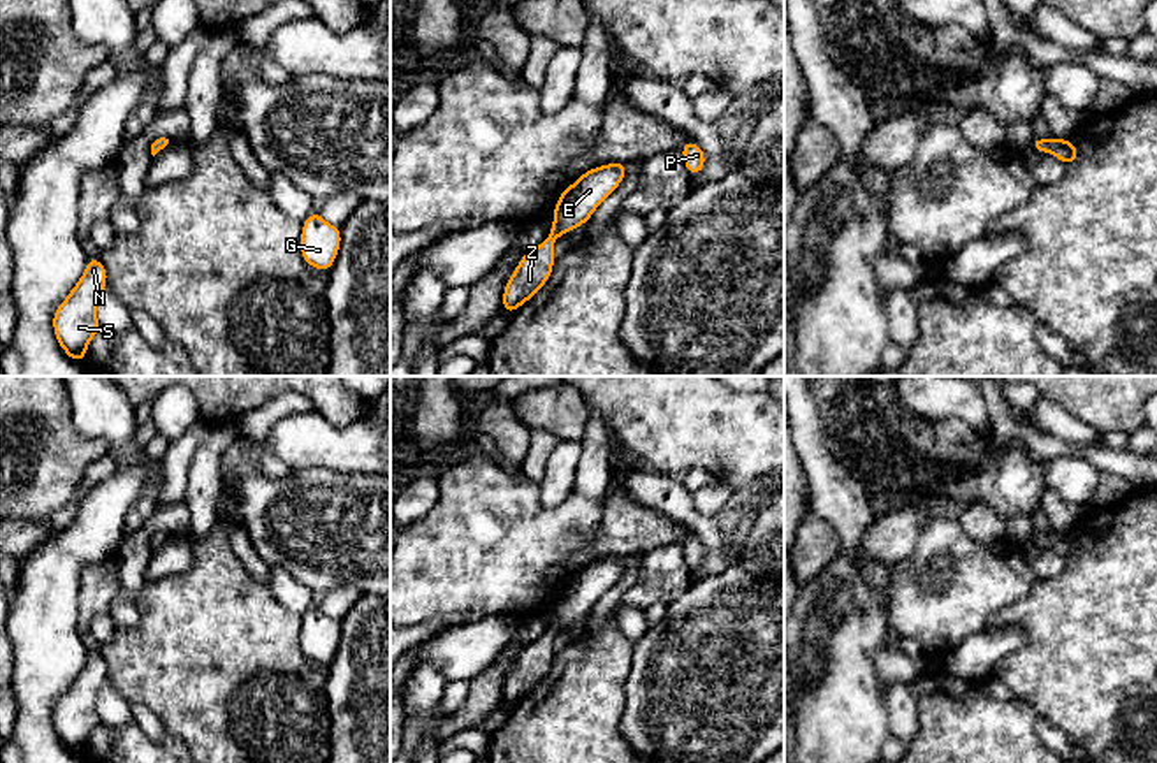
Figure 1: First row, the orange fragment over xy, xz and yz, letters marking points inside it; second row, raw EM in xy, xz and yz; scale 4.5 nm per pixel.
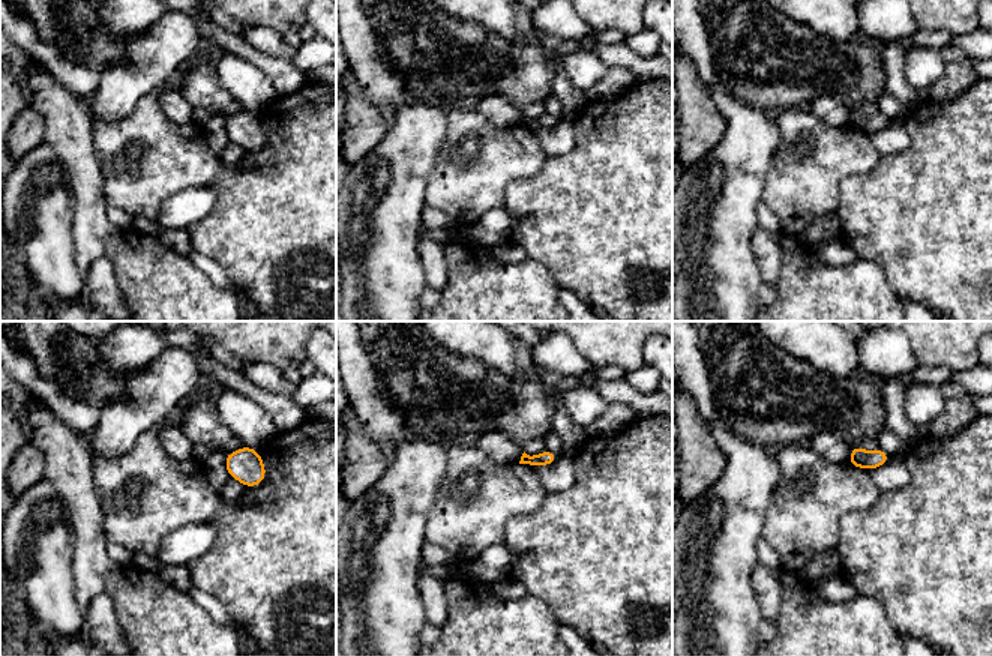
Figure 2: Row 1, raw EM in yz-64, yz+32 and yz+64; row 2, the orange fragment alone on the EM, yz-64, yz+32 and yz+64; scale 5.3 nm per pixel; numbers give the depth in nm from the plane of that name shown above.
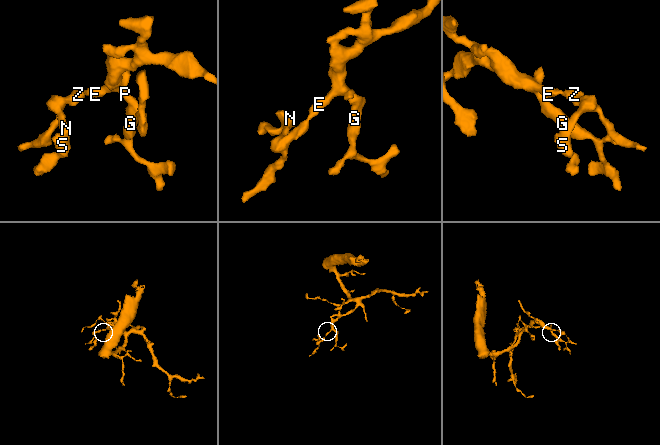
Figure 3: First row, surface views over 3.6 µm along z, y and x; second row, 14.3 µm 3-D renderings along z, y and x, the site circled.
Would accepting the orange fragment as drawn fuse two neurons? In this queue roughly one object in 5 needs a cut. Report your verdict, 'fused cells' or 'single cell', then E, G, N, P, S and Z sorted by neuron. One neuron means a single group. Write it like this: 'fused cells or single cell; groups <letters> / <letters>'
single cell; groups E G N P S Z

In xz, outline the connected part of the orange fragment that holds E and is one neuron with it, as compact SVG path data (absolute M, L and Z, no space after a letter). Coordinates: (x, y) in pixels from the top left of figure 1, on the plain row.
M628 556L608 557L584 566L559 591L552 603L554 621L549 631L524 647L503 684L503 707L512 708L550 672L556 652L554 636L591 612L596 601L622 577Z

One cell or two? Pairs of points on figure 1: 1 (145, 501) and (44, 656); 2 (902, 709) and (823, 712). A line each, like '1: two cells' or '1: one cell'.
1: two cells
2: two cells

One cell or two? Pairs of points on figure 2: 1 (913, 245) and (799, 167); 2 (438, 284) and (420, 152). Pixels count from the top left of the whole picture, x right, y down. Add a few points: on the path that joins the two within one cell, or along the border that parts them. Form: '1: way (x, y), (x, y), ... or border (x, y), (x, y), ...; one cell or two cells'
1: border (866, 173), (847, 176), (842, 180), (836, 209); two cells
2: border (417, 237), (417, 254), (425, 272); two cells

